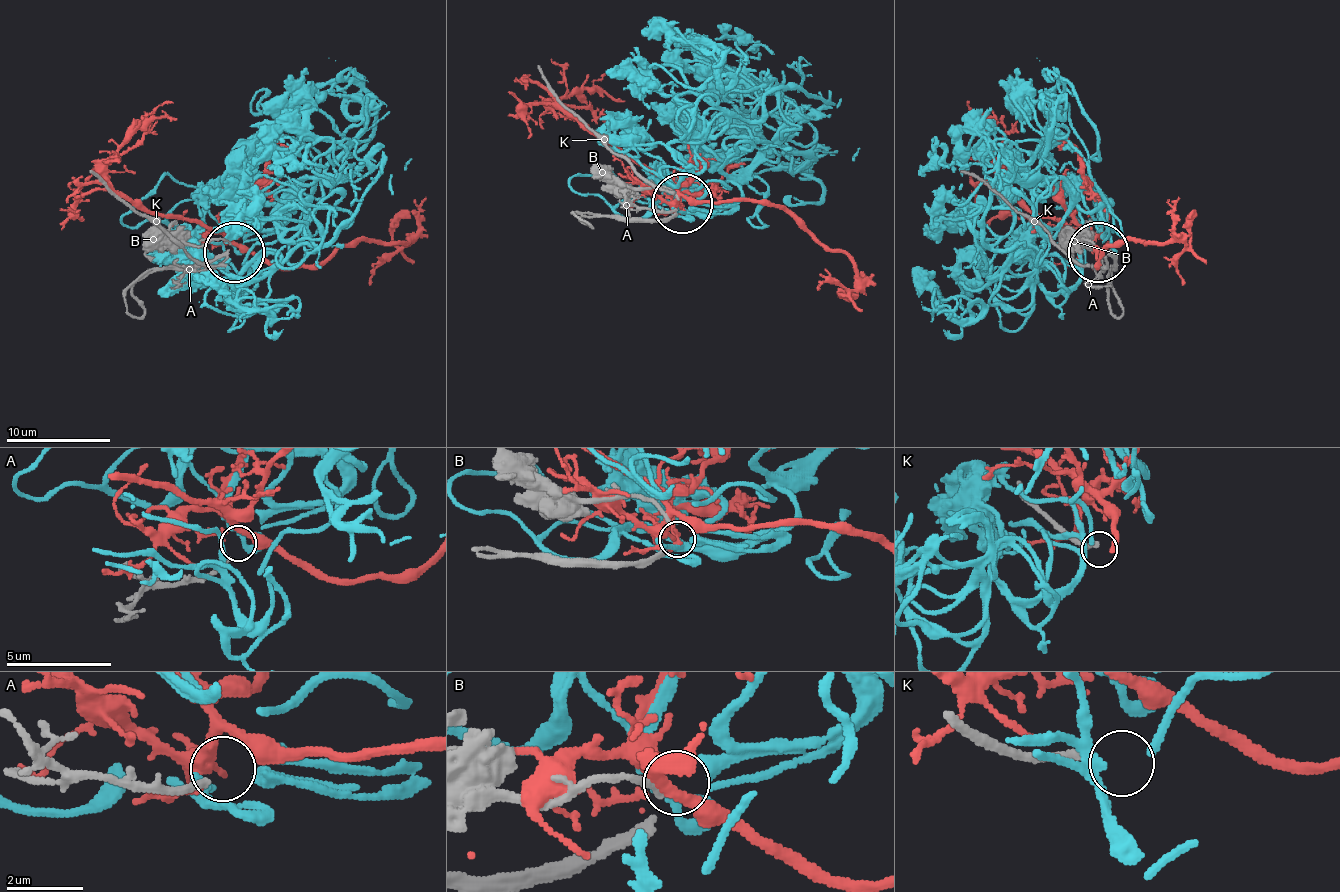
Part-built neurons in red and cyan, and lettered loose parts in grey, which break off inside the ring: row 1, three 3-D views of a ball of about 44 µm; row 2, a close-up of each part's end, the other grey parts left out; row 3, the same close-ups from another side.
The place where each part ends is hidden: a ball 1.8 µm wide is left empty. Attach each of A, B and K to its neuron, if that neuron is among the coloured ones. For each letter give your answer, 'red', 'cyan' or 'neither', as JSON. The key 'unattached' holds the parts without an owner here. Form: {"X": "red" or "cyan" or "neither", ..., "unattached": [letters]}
{"A": "red", "B": "cyan", "K": "neither", "unattached": ["K"]}

